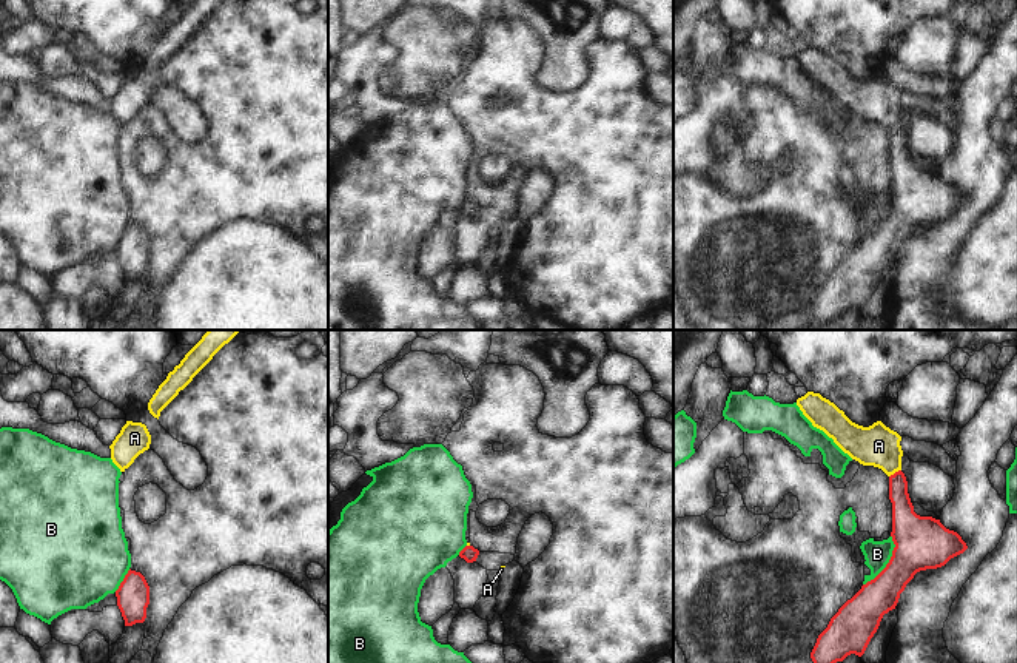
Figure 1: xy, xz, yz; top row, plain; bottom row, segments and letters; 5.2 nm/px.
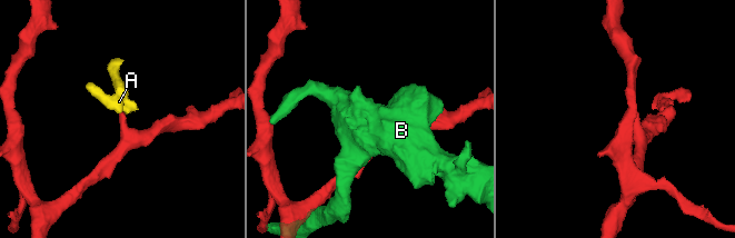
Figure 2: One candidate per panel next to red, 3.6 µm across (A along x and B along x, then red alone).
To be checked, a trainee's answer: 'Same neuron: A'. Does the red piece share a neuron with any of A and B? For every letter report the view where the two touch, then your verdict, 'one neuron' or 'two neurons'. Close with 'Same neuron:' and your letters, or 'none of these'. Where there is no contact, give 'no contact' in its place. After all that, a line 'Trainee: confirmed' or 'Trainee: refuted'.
A: contact in yz; one neuron
B: contact in yz; two neurons
Same neuron: A
Trainee: confirmed

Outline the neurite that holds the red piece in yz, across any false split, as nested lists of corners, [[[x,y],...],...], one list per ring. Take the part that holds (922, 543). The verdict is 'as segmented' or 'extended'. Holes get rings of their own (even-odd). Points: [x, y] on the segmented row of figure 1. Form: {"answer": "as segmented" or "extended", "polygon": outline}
{"answer": "extended", "polygon": [[[807,392],[797,399],[797,406],[814,427],[832,438],[852,459],[878,467],[889,476],[892,557],[874,580],[838,609],[811,652],[814,663],[837,663],[851,654],[864,654],[883,615],[895,609],[900,594],[917,572],[945,566],[968,546],[940,520],[914,512],[901,472],[901,436],[897,432],[881,421],[869,427],[858,426],[820,393]]]}

